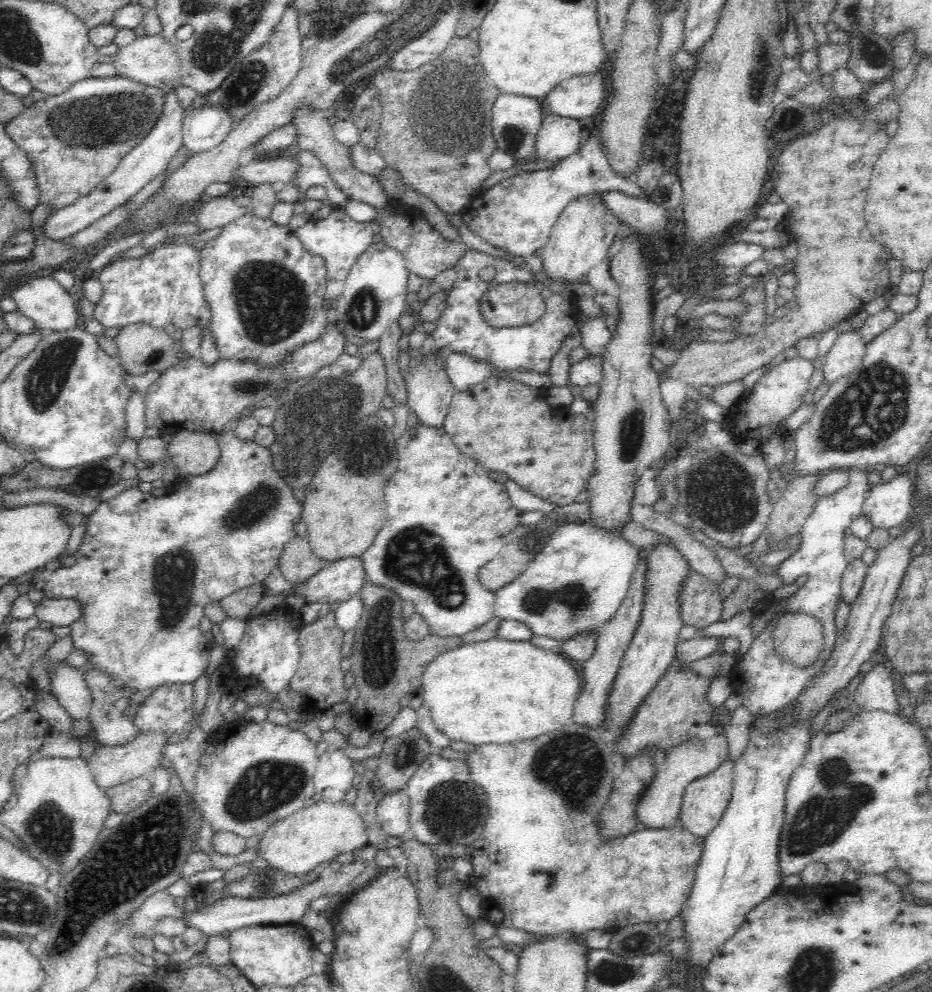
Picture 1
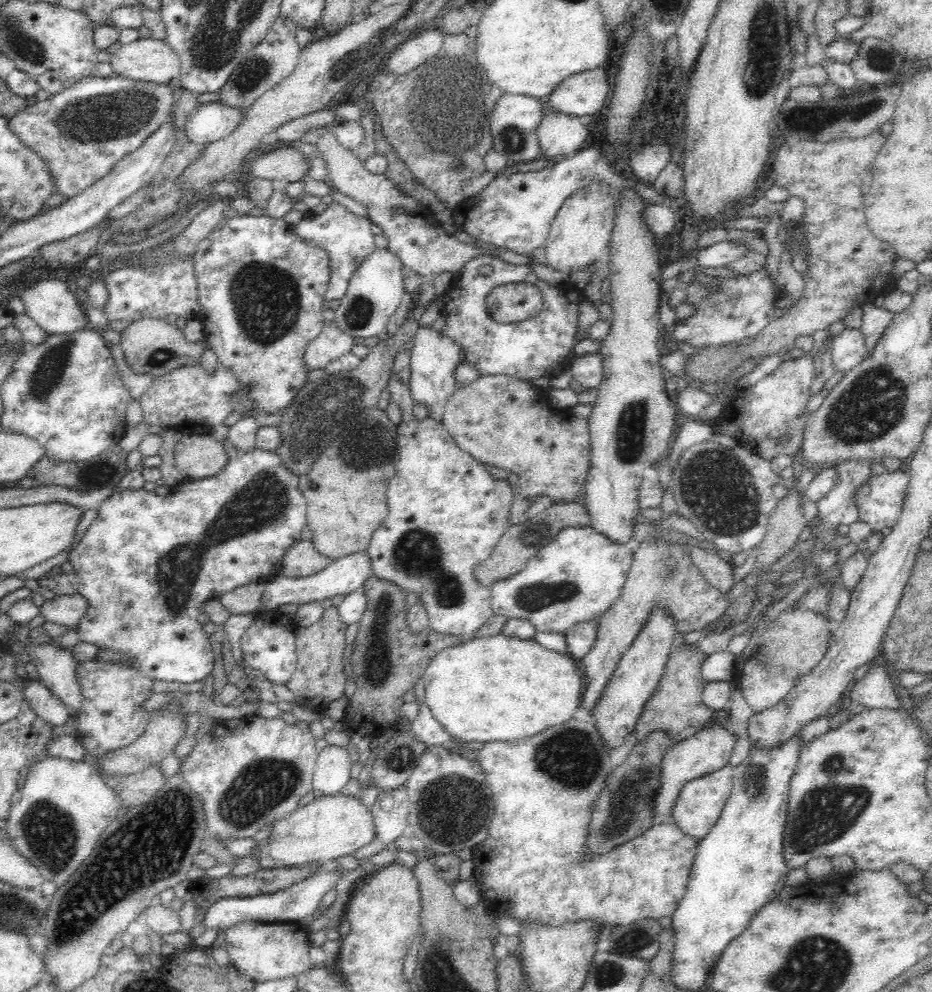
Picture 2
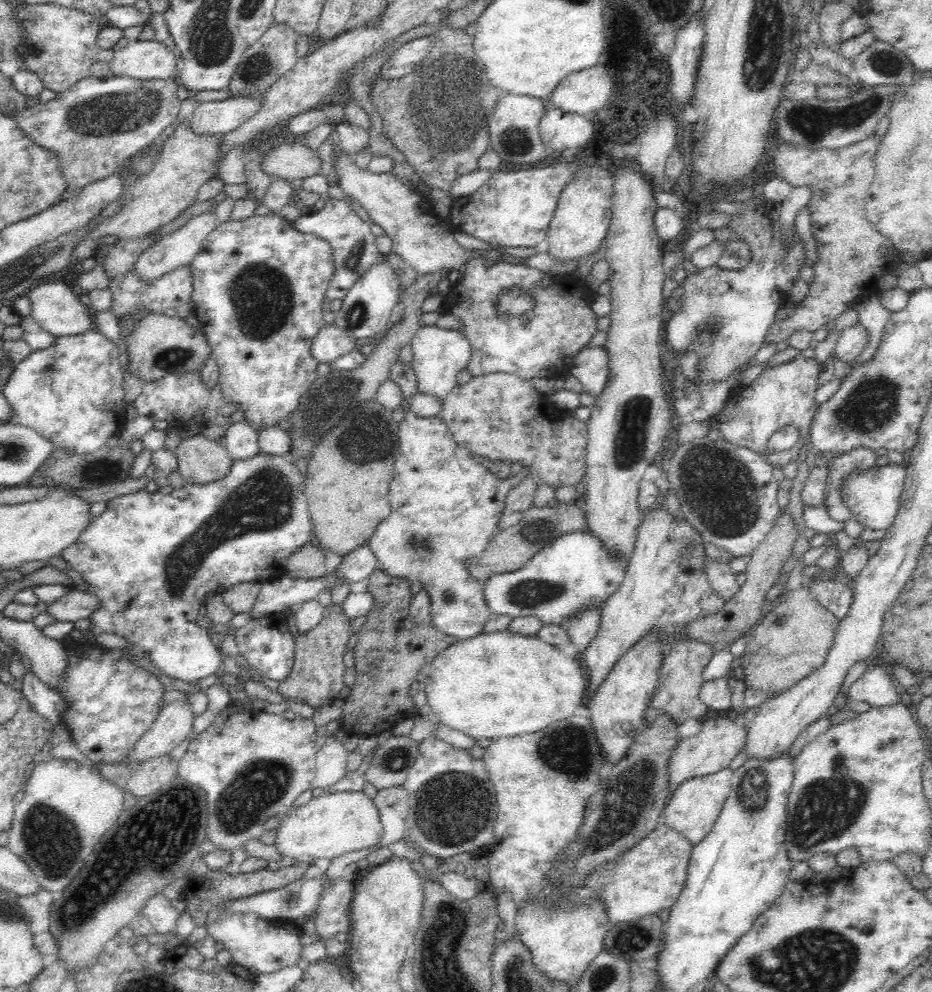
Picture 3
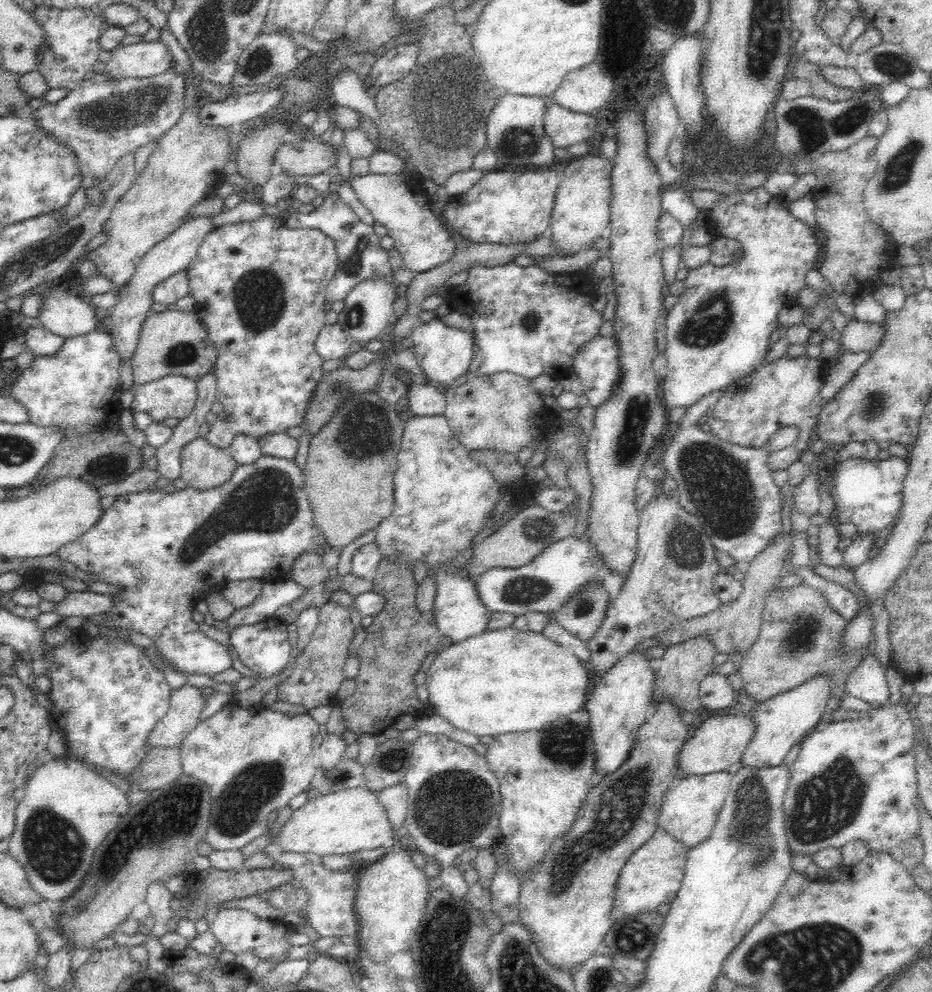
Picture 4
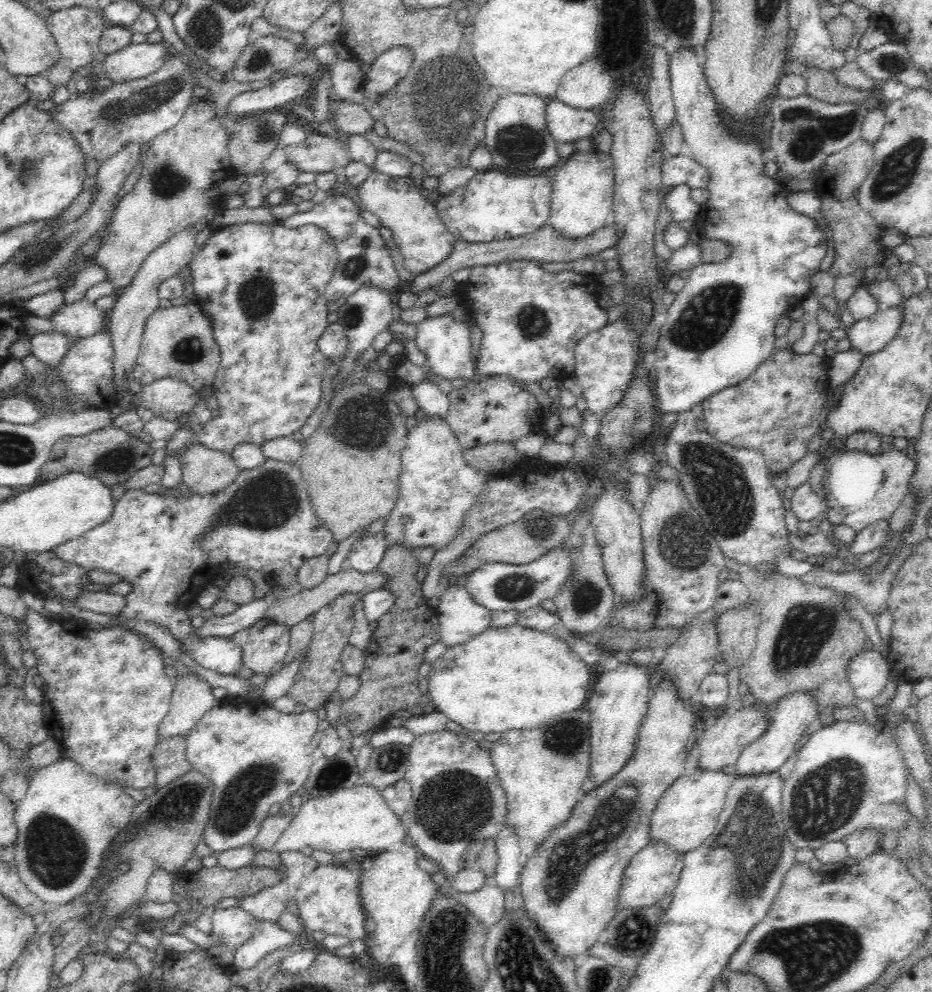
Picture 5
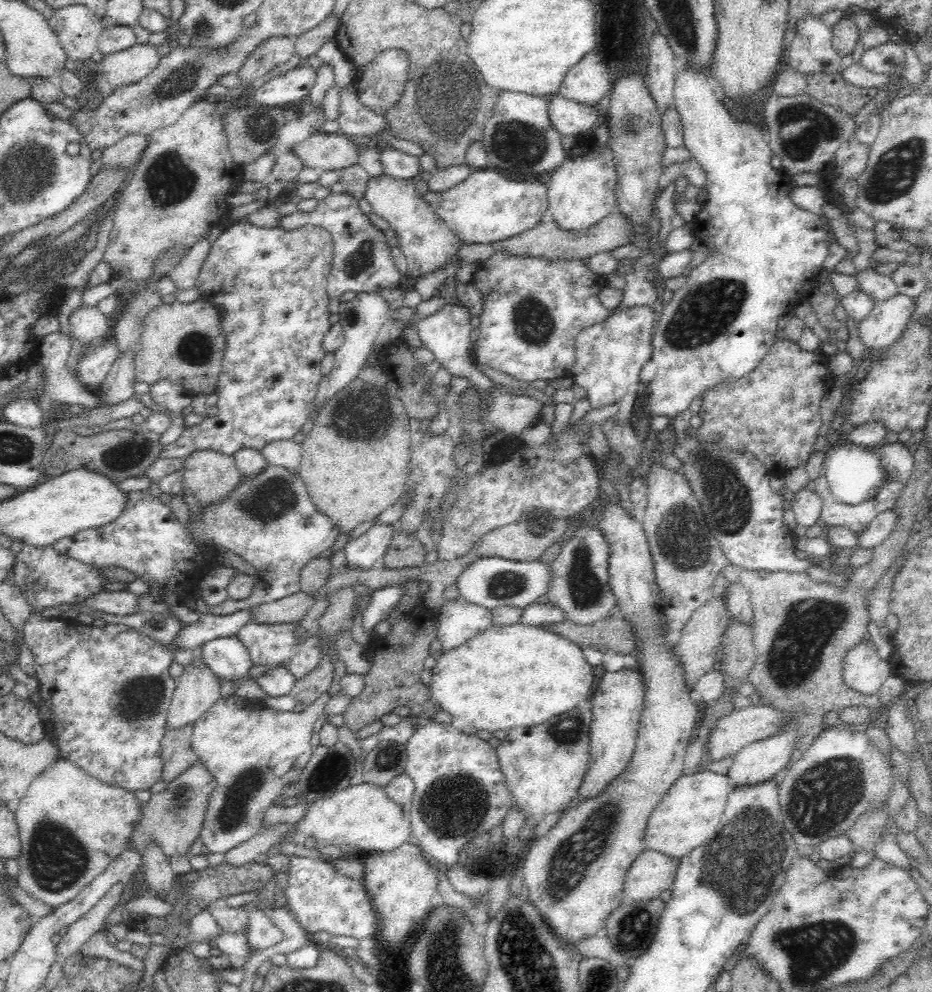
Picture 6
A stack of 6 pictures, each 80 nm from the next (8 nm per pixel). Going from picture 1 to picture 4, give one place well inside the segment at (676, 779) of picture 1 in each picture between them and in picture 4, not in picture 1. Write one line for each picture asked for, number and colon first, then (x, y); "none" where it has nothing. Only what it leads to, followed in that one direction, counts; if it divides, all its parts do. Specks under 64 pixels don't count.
2: (707, 750)
3: (718, 741)
4: (719, 741)

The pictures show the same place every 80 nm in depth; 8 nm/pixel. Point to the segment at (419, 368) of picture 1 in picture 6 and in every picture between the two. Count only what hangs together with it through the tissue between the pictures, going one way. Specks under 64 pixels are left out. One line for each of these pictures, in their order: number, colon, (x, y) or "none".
2: (431, 384)
3: (439, 354)
4: (443, 353)
5: (445, 343)
6: (446, 334)

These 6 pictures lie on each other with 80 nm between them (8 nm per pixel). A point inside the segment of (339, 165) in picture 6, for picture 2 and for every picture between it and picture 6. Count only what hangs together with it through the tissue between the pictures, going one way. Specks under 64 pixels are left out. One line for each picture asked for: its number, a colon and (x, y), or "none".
2: (285, 162)
3: (291, 161)
4: (307, 157)
5: (317, 153)

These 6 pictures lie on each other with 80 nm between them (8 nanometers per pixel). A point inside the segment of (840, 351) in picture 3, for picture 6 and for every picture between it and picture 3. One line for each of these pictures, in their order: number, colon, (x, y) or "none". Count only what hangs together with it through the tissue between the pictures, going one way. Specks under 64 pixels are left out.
4: (857, 336)
5: (868, 335)
6: (884, 324)

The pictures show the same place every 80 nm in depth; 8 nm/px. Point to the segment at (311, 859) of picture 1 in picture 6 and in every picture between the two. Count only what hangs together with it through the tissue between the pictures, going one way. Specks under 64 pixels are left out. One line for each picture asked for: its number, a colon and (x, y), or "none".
2: (329, 827)
3: (330, 825)
4: (344, 821)
5: (355, 817)
6: (360, 815)

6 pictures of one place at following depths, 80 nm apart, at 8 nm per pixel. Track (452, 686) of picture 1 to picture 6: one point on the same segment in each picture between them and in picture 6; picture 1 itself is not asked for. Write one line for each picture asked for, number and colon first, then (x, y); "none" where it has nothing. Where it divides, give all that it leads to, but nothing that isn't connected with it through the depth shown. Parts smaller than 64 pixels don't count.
2: (498, 688)
3: (489, 686)
4: (506, 680)
5: (508, 678)
6: (508, 675)

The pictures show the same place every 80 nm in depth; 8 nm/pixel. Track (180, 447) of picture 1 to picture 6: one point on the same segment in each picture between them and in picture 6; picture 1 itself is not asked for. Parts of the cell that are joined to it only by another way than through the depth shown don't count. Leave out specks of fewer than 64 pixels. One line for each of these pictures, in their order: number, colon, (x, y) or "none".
2: (199, 456)
3: (200, 461)
4: (204, 466)
5: (205, 471)
6: (209, 475)

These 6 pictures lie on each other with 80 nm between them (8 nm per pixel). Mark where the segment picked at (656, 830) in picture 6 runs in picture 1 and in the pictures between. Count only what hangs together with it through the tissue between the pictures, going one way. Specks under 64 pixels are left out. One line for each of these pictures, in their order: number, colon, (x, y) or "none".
1: (705, 799)
2: (699, 805)
3: (692, 809)
4: (690, 808)
5: (686, 814)

